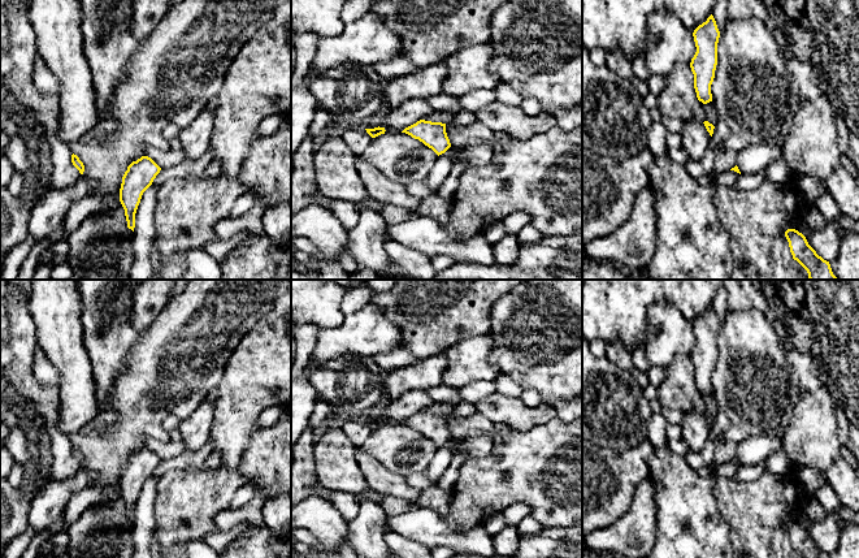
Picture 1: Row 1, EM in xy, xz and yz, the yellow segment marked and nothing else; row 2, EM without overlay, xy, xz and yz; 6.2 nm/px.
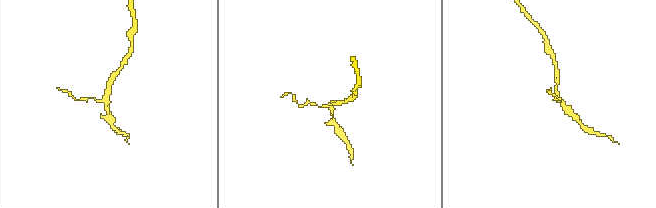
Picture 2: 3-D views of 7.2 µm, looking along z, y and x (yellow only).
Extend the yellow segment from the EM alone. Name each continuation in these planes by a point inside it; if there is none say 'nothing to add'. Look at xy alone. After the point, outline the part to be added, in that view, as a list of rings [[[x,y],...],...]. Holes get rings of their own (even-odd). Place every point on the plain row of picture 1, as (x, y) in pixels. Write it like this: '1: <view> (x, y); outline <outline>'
nothing to add

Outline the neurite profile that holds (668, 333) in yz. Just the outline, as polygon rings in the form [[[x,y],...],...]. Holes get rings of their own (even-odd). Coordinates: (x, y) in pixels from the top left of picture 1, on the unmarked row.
[[[667,300],[648,307],[645,354],[652,365],[665,367],[677,354],[690,355],[697,343],[693,324]]]

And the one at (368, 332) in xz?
[[[368,303],[344,317],[337,328],[322,328],[311,355],[314,363],[325,363],[348,354],[373,356],[400,347],[400,329],[383,308]]]

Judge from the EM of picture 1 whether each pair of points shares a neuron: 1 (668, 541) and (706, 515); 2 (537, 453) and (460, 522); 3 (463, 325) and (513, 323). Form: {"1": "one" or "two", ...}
{"1": "one", "2": "one", "3": "two"}

